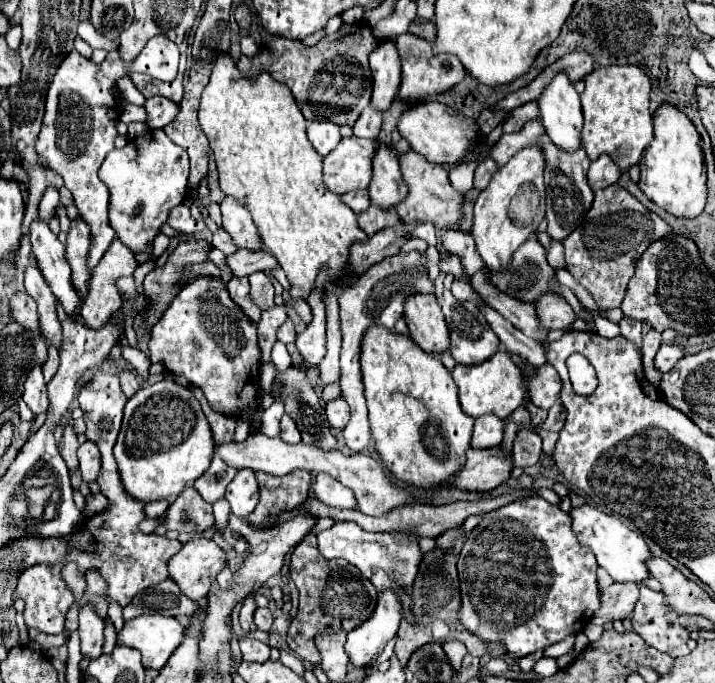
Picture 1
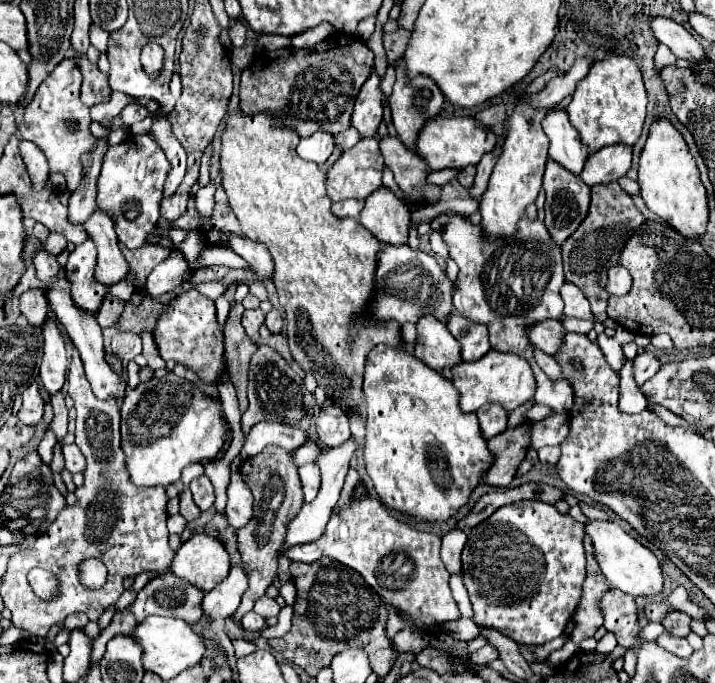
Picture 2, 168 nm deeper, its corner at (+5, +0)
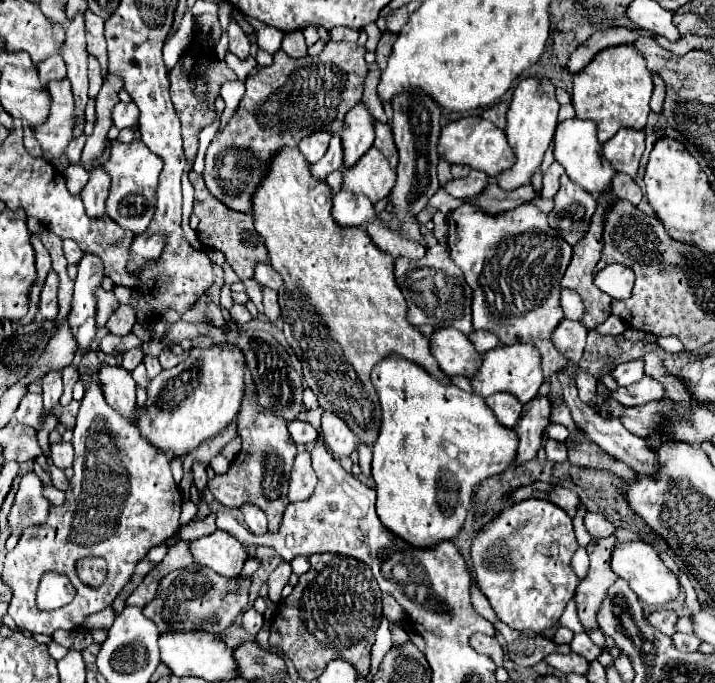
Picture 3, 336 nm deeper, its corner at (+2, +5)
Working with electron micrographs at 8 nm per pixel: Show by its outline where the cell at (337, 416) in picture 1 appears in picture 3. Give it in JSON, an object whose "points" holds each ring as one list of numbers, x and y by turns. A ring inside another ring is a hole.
{"points":[[323,412,321,416,321,432,327,446,339,456,351,456,357,448,357,438,345,424,345,420,335,412]]}

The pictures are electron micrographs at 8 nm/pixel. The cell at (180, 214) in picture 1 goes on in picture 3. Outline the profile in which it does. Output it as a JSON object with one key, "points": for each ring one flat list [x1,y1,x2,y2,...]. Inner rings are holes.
{"points":[[197,172,189,174,189,180,195,188,195,204,193,204,193,214,199,218,199,228,197,236,203,246,211,250,219,250,225,254,227,262,231,264,233,272,239,276,239,280,253,278,253,266,257,262,267,262,267,250,261,238,257,238,257,232,253,230,253,218,249,212,235,212,229,210,225,204,221,204,205,186,203,176]]}

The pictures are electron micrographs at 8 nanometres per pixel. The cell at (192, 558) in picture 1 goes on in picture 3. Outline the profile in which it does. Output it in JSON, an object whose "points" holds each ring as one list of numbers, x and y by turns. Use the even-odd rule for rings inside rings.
{"points":[[223,530,193,540,189,550,195,564,207,566,223,578,237,578,243,568,243,562,247,560,243,544]]}

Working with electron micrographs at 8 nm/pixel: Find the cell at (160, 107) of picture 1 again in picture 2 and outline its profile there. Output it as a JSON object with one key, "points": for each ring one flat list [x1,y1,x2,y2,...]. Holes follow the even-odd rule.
{"points":[[128,103,122,111,120,111,120,123,124,125,124,127,132,127,134,123,138,123,138,121,142,121,144,117,148,115,148,111,140,105,140,103]]}

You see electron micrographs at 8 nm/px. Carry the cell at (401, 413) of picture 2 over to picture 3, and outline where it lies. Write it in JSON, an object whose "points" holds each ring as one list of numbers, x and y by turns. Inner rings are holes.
{"points":[[397,354,375,364,371,382,381,404,381,428,373,444,373,480,377,490,377,514,393,534,407,538,411,546,433,546,457,536,465,522,475,486,493,474,501,474,517,454,517,434,501,426,483,398,431,376,423,366]]}

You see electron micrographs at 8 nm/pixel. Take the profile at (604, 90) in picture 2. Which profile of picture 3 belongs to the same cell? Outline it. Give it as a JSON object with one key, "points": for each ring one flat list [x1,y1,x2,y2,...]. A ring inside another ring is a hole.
{"points":[[631,44,613,46,601,50,593,62,573,76,573,108,577,118,591,118,597,122,599,142,605,144,621,128,643,130,651,112,649,100,653,92,651,72,645,66,643,56]]}

